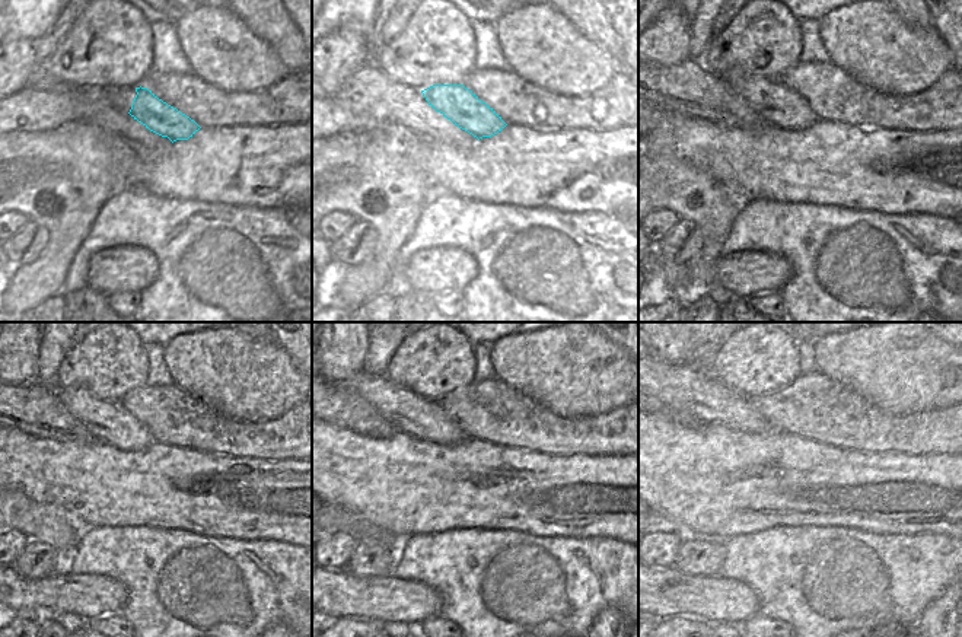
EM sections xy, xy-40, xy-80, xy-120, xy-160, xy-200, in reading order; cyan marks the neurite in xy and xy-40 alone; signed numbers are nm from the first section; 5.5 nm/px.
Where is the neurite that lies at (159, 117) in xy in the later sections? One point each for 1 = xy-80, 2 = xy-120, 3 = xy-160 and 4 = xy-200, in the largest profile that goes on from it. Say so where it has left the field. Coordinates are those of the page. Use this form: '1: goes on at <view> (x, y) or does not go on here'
1: goes on at xy-80 (776, 104)
2: goes on at xy-120 (110, 423)
3: goes on at xy-160 (424, 419)
4: goes on at xy-200 (685, 389)

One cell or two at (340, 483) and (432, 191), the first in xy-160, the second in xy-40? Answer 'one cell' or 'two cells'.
two cells

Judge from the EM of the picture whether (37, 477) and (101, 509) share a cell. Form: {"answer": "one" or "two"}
{"answer": "one"}

